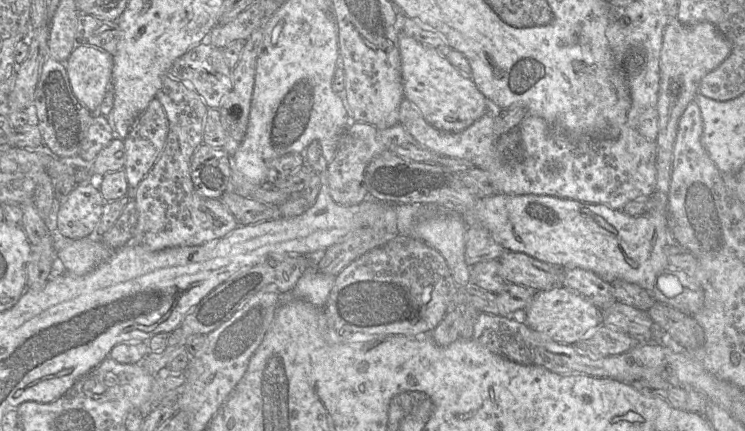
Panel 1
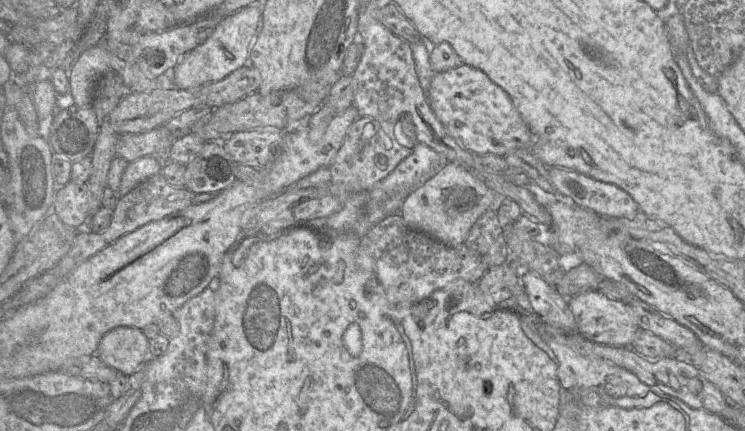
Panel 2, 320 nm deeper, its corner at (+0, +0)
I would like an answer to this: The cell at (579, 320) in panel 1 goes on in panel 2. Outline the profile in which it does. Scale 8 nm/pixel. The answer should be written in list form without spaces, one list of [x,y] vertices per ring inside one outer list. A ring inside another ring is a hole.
[[[587,291],[566,299],[581,336],[597,344],[630,347],[640,328],[627,303],[609,299],[598,291]]]

